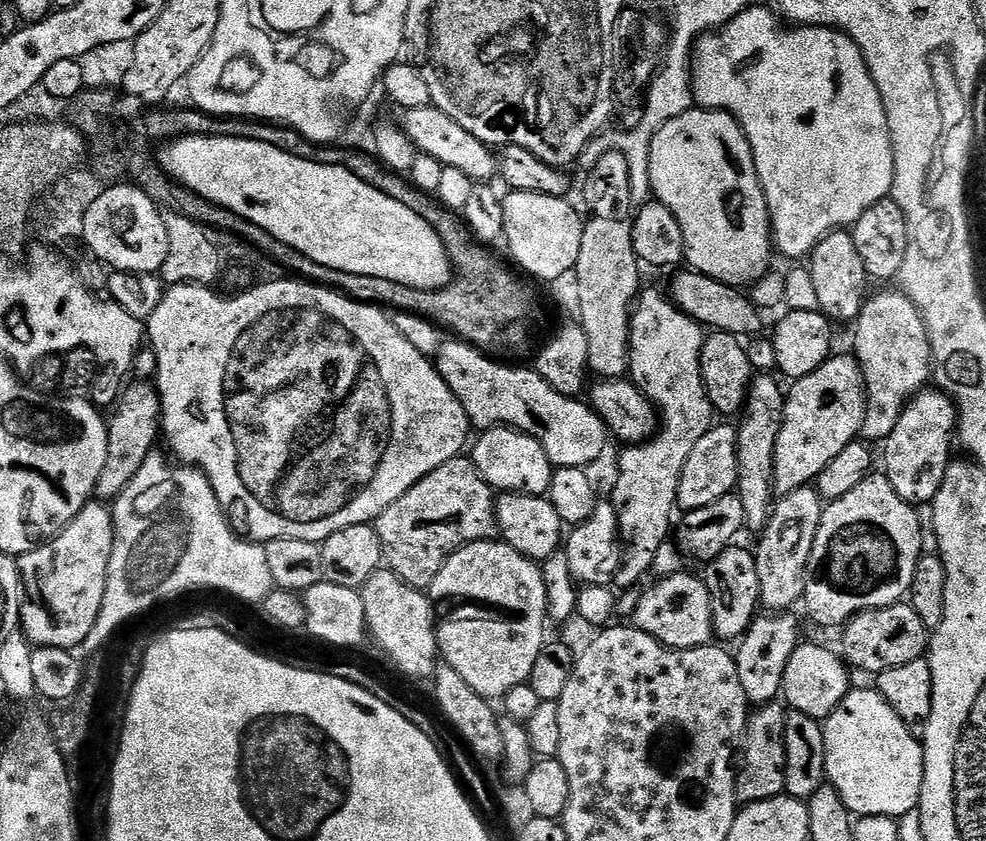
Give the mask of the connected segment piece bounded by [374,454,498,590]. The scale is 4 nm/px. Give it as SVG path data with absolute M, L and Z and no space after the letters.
M467 455L455 456L438 470L426 474L422 482L418 482L398 502L386 506L386 510L374 522L378 538L382 542L384 564L392 569L398 578L402 578L410 586L427 590L434 582L438 570L458 549L479 540L490 540L497 535L496 496L494 489L480 477L478 469L472 465Z

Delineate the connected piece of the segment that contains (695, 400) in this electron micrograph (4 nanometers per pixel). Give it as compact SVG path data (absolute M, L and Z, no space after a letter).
M647 288L639 293L632 309L628 335L628 376L640 389L640 393L656 407L658 427L652 439L623 449L624 453L620 456L620 473L617 474L616 485L610 493L612 504L620 513L622 559L614 581L615 587L620 590L635 589L635 584L644 575L652 572L655 554L669 539L674 528L672 512L677 511L676 495L678 482L682 478L682 466L686 466L686 458L690 458L690 450L694 450L695 444L702 439L702 434L714 427L714 409L708 400L700 373L700 351L704 345L705 329L697 320L676 307L665 293L663 296L658 289Z

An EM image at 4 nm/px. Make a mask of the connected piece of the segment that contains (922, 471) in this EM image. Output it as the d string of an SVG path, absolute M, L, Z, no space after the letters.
M921 390L909 400L898 418L898 426L894 426L894 434L890 434L890 438L882 444L884 448L883 475L888 477L890 486L894 486L898 498L902 498L907 504L913 506L931 505L932 499L938 494L938 486L942 486L942 478L954 456L952 444L954 448L954 433L958 428L958 413L952 397L945 396L939 390L928 391Z

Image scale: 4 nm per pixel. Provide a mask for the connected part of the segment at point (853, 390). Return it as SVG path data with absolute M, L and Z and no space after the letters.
M833 354L829 356L828 361L822 366L818 366L818 370L814 370L814 374L806 374L806 378L795 381L786 392L784 402L784 421L782 422L782 430L778 434L778 442L774 450L774 488L780 496L790 494L799 488L807 488L815 481L818 474L822 474L822 470L826 470L826 466L830 466L830 462L834 462L834 458L838 458L838 454L842 454L842 450L846 450L846 446L850 446L853 440L860 436L860 427L864 421L864 379L860 377L860 367L856 364L855 359L851 355L839 356Z

